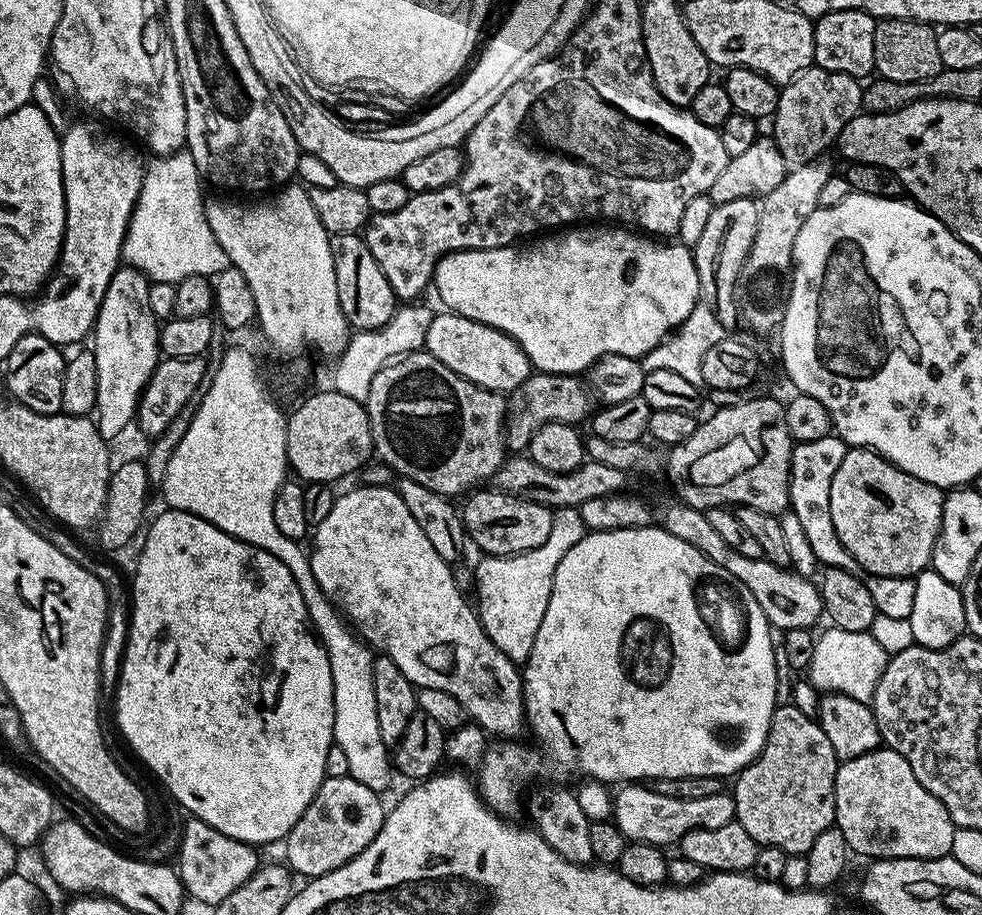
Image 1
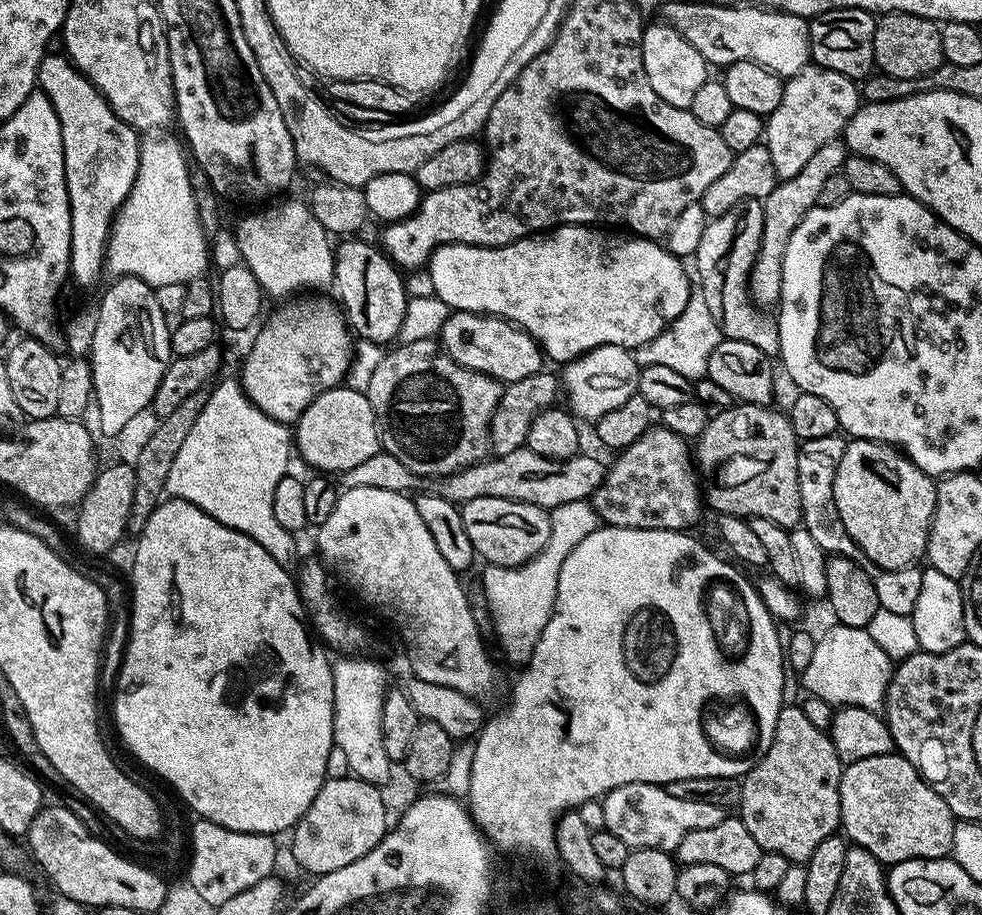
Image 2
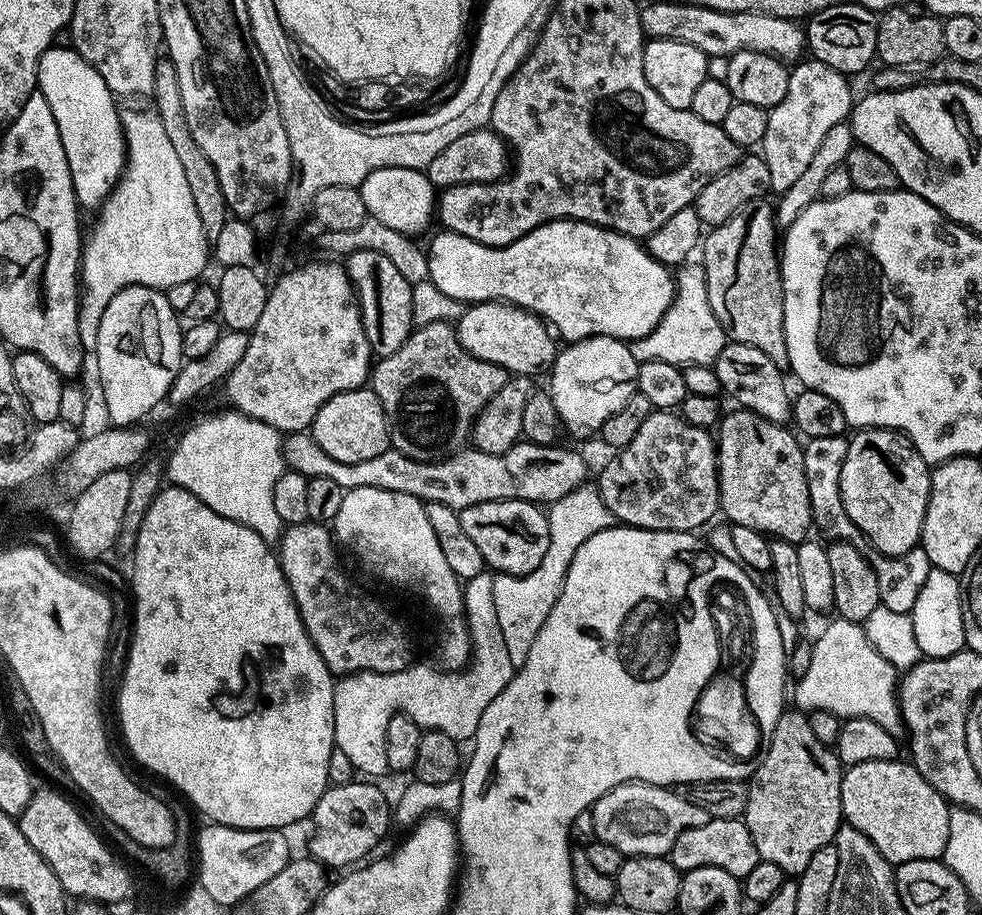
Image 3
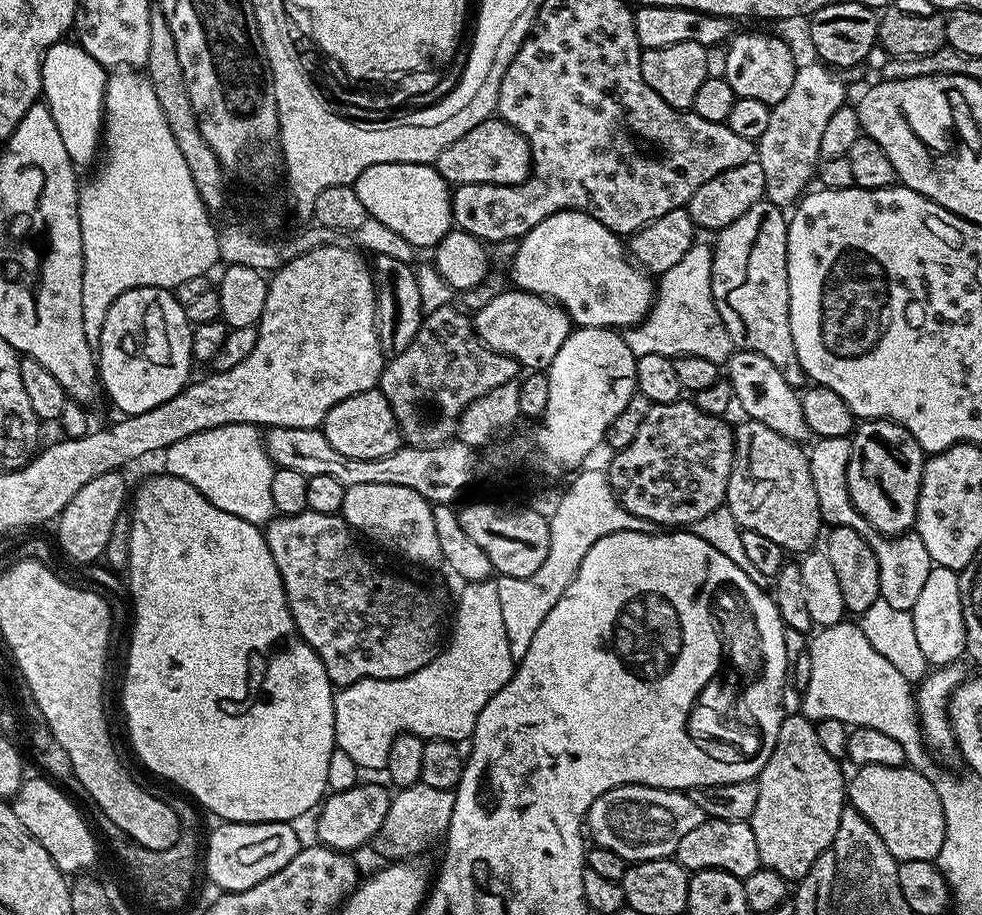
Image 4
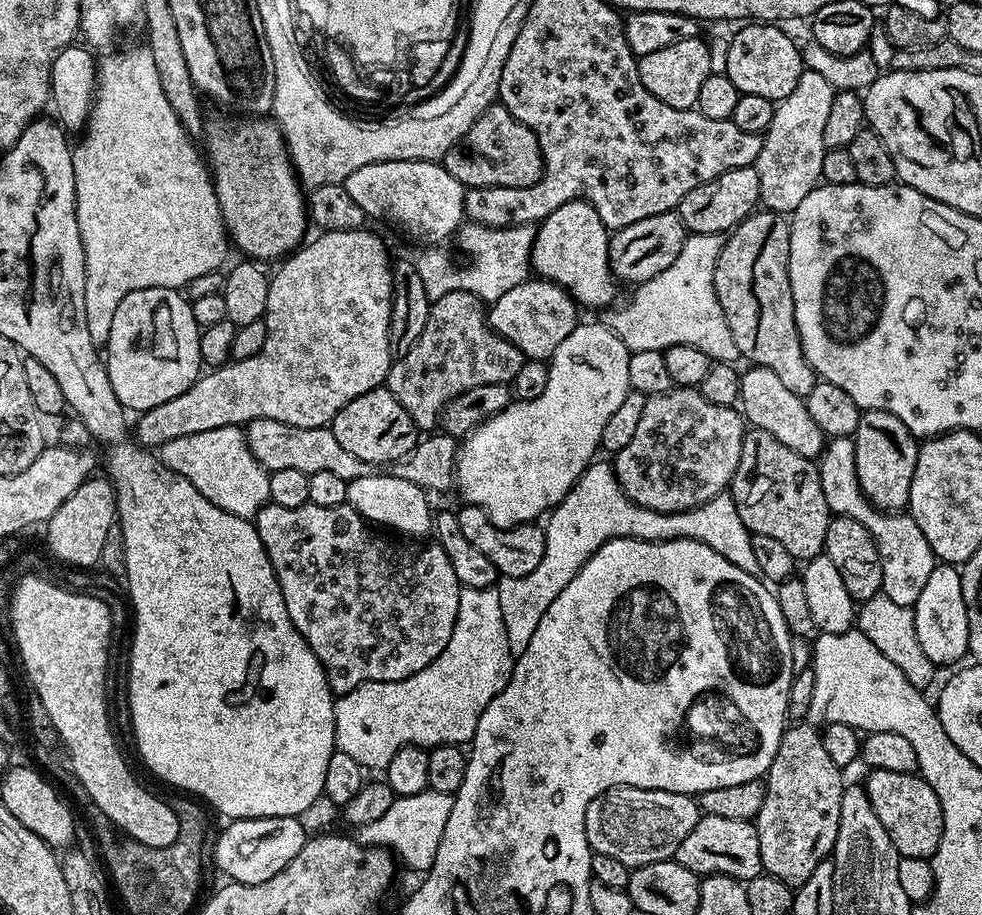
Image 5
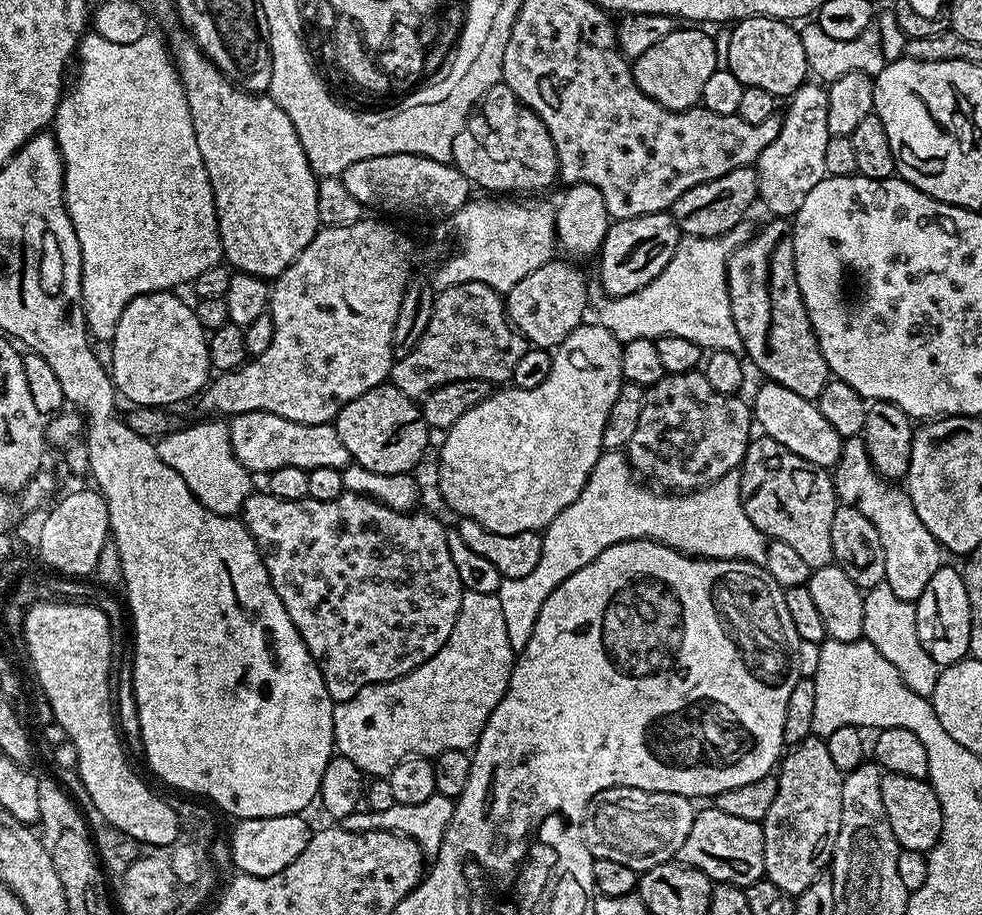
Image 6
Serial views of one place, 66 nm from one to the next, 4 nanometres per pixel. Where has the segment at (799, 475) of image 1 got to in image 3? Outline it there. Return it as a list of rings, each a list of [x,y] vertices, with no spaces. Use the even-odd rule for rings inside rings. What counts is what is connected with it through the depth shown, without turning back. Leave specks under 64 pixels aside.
[[[847,435],[834,438],[814,438],[803,445],[804,469],[806,470],[806,490],[810,490],[810,510],[812,522],[817,529],[821,528],[829,537],[829,541],[845,540],[850,546],[861,550],[869,547],[868,538],[850,522],[850,514],[846,514],[846,506],[842,506],[842,462],[846,462],[846,450],[849,437]]]

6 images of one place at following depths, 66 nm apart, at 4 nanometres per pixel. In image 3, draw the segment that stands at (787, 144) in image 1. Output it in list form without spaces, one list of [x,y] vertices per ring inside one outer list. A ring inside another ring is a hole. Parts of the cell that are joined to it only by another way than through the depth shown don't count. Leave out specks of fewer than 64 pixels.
[[[811,58],[801,59],[789,71],[786,98],[782,98],[778,106],[768,109],[766,134],[758,145],[770,170],[770,189],[773,193],[790,190],[806,166],[810,166],[818,146],[822,146],[822,138],[826,138],[833,126],[843,124],[851,117],[854,95],[848,80],[845,73]]]

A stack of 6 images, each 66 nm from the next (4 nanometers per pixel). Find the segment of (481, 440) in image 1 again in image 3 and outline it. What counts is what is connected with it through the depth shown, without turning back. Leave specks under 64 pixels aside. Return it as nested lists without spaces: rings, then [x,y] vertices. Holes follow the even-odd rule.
[[[447,319],[430,322],[417,327],[394,354],[381,356],[375,361],[370,373],[370,386],[374,394],[378,394],[378,402],[382,402],[382,410],[388,419],[388,438],[391,447],[396,448],[406,458],[415,460],[445,460],[455,452],[461,451],[469,443],[472,424],[478,414],[506,386],[510,373],[502,366],[494,366],[494,362],[482,362],[482,358],[474,358],[458,342],[455,327]]]

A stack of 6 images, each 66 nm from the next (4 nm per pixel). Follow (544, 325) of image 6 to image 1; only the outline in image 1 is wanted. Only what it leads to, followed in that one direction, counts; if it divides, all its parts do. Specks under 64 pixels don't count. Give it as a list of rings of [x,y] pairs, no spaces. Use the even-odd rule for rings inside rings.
[[[444,310],[434,316],[426,333],[424,348],[434,354],[442,366],[450,366],[454,374],[491,392],[510,394],[534,371],[530,358],[526,358],[522,346],[518,346],[514,338],[482,322],[459,316],[457,312]]]

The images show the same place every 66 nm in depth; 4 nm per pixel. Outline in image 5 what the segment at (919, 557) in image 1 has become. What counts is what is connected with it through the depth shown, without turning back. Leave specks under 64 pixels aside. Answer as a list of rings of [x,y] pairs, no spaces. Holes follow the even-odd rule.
[[[886,410],[861,411],[855,434],[854,460],[858,466],[858,482],[866,498],[882,512],[899,513],[907,509],[910,482],[914,482],[914,466],[918,466],[918,438],[902,422]]]

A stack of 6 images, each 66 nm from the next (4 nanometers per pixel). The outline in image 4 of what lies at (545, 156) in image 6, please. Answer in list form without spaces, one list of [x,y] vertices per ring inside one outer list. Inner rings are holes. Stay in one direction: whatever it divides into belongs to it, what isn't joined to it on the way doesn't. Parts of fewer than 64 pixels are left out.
[[[499,118],[483,120],[474,130],[462,134],[458,142],[446,146],[434,162],[435,168],[449,185],[521,184],[532,173],[532,155],[524,135]]]

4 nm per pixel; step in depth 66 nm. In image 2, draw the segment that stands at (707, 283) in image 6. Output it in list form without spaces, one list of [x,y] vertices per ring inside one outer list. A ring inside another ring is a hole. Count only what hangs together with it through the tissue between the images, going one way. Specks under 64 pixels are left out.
[[[696,290],[689,295],[686,310],[682,310],[682,314],[678,314],[678,318],[673,320],[655,340],[635,349],[634,355],[637,364],[641,366],[666,366],[668,369],[676,371],[677,374],[682,374],[687,380],[695,382],[707,377],[707,363],[710,360],[710,354],[714,352],[714,348],[718,346],[721,339],[720,327],[718,322],[714,322],[714,314],[710,314],[710,306],[706,306],[704,293]]]

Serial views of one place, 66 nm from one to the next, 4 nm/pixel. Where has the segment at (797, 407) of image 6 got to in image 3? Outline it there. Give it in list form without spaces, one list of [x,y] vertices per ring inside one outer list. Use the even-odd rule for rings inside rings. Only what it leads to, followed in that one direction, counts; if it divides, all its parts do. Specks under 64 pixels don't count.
[[[736,341],[725,343],[712,367],[718,374],[721,391],[734,398],[745,411],[758,413],[760,417],[776,423],[784,424],[791,419],[792,396],[784,384],[783,369],[762,350]]]

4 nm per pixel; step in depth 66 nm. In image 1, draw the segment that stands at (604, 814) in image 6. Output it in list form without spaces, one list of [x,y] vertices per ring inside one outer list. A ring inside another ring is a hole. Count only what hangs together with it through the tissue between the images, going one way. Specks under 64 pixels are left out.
[[[628,782],[614,796],[612,816],[618,830],[622,830],[629,842],[638,844],[675,845],[685,834],[695,828],[717,828],[733,823],[736,819],[736,804],[727,791],[710,794],[710,798],[662,798],[650,786],[640,782]]]

